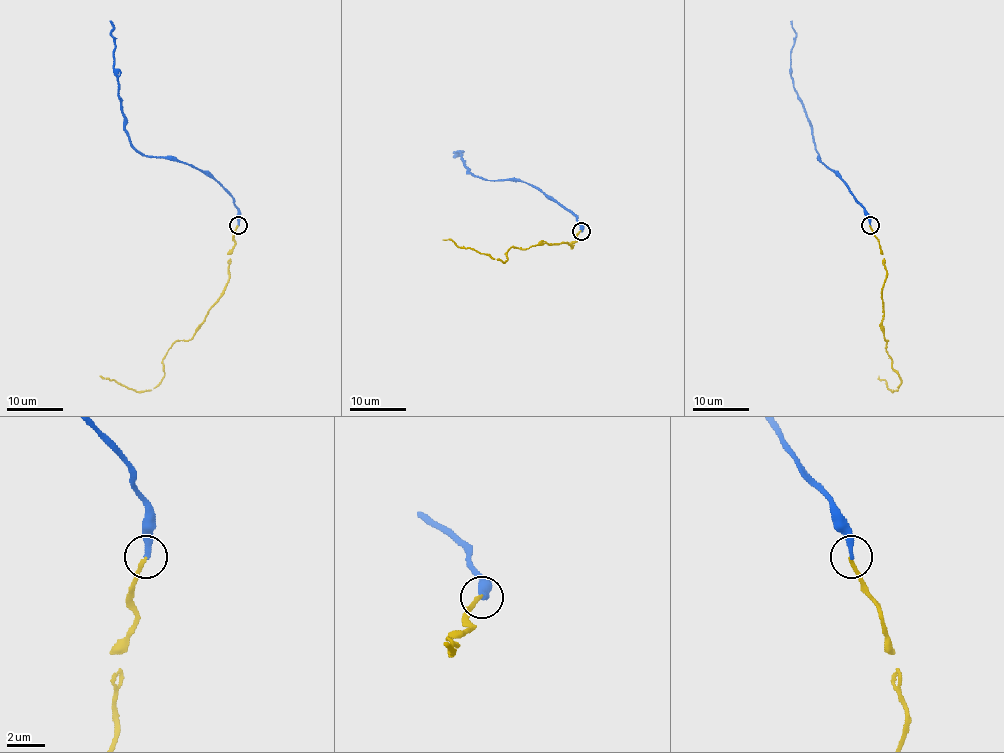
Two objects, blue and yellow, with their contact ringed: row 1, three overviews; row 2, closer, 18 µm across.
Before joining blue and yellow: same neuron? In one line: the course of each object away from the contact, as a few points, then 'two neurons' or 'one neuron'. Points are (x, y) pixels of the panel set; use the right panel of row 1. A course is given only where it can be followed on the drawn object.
blue via (870, 225), (864, 207), (820, 160), (813, 143), (810, 121), (790, 75), (790, 48), (796, 36), (792, 20) | yellow via (870, 225), (887, 279), (882, 333), (901, 381), (896, 391), (878, 375) | two neurons

